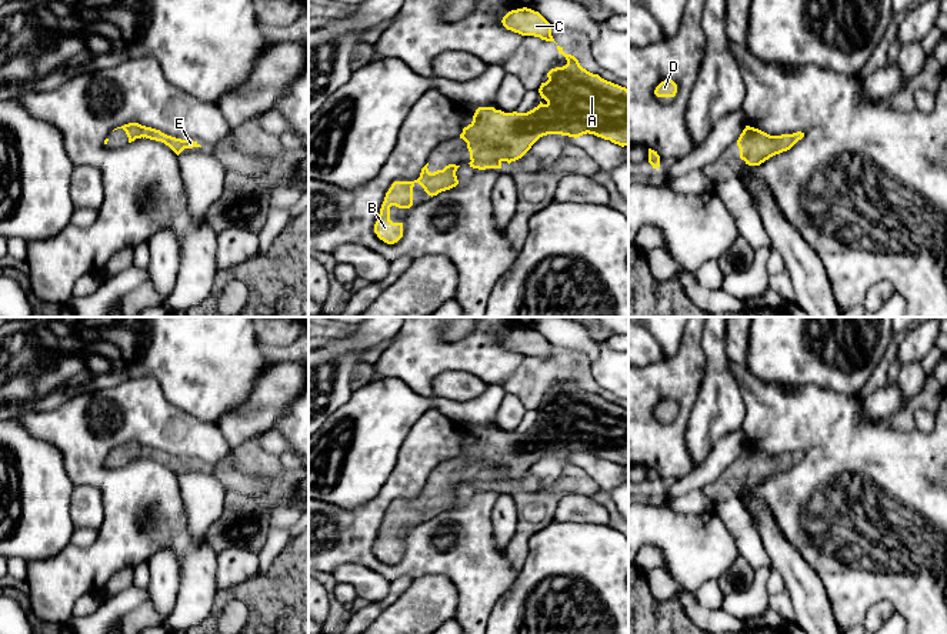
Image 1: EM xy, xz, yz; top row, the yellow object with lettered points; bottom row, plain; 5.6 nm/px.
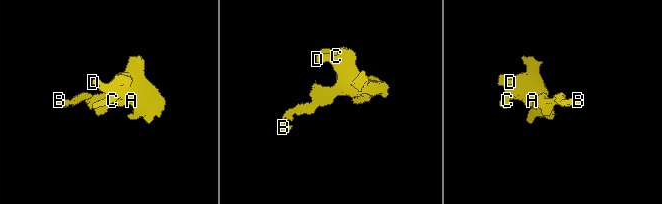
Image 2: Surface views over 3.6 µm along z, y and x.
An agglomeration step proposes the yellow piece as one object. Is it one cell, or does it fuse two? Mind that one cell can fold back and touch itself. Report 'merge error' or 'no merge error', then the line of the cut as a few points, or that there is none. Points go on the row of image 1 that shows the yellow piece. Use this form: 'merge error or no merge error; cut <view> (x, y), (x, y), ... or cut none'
no merge error; cut none

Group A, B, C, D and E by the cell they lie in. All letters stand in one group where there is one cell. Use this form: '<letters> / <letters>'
A B C D E

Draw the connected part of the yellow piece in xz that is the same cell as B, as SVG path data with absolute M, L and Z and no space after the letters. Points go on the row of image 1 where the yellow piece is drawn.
M429 163L421 168L420 177L414 181L394 181L386 193L380 214L374 224L374 233L387 244L394 244L403 237L403 223L390 220L390 207L410 208L413 206L413 187L419 183L429 196L437 196L459 184L456 171L460 166L449 164L443 170L430 173Z

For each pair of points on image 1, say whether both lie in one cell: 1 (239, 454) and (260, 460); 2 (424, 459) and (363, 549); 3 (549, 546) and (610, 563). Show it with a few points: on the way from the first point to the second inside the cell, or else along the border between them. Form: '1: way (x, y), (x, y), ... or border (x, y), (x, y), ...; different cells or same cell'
1: way (244, 460), (254, 460); same cell
2: way (402, 481), (363, 526); same cell
3: way (564, 560), (567, 563), (594, 563); same cell

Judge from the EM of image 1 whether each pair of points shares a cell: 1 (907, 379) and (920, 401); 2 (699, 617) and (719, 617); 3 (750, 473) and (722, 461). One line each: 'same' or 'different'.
1: different
2: same
3: different

